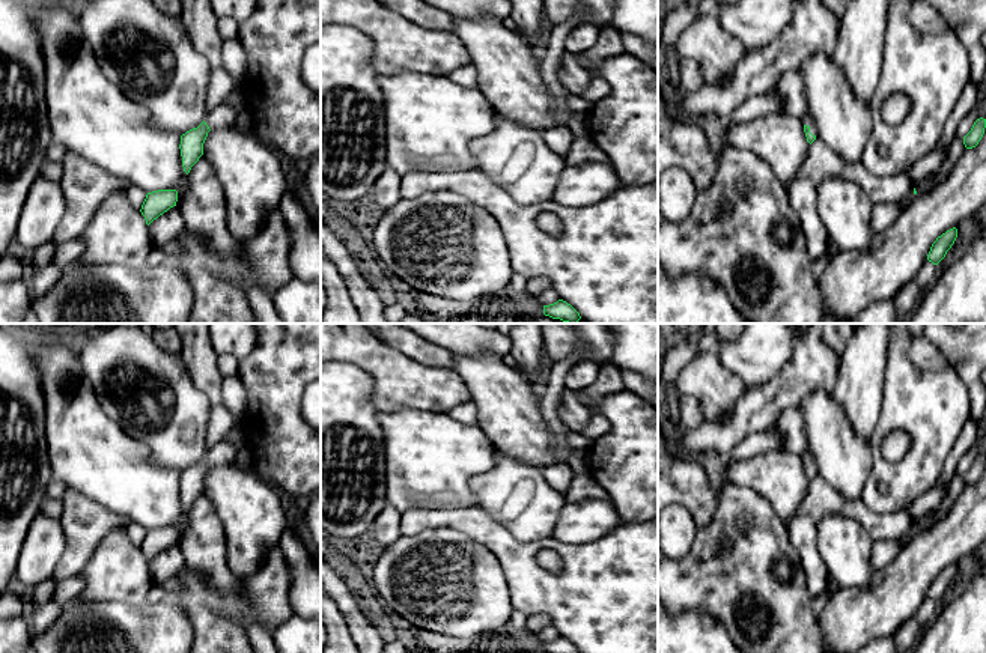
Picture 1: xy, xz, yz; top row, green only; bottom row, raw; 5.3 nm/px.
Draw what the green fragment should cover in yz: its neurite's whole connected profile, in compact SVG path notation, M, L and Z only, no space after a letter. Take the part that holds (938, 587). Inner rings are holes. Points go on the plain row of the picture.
M953 564L936 575L936 578L932 581L930 588L927 591L927 597L933 602L938 602L947 591L947 588L951 585L957 575L957 566Z

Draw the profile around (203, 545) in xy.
M202 492L188 510L188 525L178 546L187 567L205 575L208 584L223 597L236 596L242 584L226 564L226 536L209 498Z

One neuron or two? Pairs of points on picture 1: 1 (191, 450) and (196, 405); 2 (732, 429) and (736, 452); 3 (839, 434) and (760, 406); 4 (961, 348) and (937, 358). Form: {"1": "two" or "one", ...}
{"1": "one", "2": "two", "3": "two", "4": "two"}

